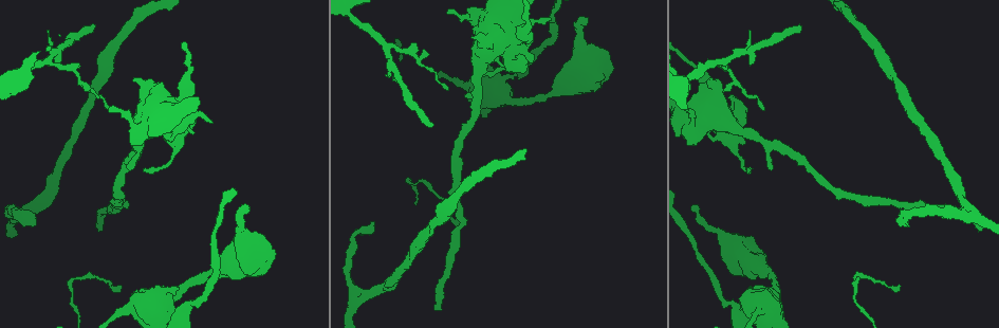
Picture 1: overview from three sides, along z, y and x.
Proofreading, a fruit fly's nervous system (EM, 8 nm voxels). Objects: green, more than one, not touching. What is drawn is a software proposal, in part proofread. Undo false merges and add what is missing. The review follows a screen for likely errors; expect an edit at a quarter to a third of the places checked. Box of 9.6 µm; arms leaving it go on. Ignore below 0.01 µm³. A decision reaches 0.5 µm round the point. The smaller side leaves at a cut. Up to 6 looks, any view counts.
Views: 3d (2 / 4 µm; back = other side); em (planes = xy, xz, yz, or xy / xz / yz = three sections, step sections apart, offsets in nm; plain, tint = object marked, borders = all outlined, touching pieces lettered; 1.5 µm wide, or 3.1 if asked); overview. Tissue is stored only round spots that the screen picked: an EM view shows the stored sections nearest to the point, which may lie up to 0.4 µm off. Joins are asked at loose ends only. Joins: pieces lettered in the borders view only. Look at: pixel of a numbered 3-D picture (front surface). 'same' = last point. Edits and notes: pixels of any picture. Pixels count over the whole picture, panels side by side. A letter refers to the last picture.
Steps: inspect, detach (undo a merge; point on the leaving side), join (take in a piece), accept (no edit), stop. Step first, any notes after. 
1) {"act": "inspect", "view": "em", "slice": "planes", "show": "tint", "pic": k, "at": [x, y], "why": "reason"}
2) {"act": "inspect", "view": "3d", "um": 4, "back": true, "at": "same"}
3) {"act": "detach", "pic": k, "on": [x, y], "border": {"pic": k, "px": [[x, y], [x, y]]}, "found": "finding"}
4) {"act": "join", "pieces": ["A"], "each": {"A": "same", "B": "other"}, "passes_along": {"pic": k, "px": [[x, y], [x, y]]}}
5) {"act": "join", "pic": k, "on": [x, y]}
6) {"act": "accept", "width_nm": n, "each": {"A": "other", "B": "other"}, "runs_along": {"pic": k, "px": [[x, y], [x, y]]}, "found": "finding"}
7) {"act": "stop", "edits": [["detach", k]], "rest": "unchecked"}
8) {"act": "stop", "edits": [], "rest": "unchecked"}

{"act": "inspect", "view": "em", "slice": "planes", "show": "borders", "pic": 1, "at": [136, 128]}

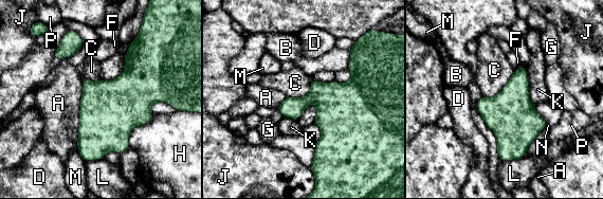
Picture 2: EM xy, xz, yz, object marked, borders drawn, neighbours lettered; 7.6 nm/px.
{"act": "accept", "each": {"A": "other", "B": "other", "C": "other", "D": "other", "F": "other", "G": "other", "H": "other", "J": "other", "K": "other", "L": "other", "M": "other", "N": "other", "P": "other"}, "found": "one cell here"}

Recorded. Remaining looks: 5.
{"act": "inspect", "view": "3d", "um": 2, "pic": 1, "at": [430, 125], "why": "branch stops here"}

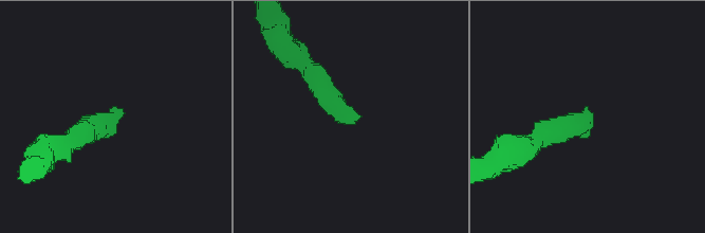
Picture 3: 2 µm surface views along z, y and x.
{"act": "inspect", "view": "em", "slice": "yz", "step": 4, "show": "plain", "pic": 3, "at": [120, 109]}

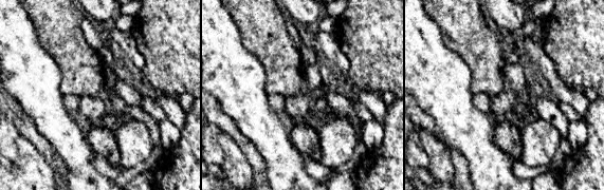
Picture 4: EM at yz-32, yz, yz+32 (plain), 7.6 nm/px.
{"act": "inspect", "view": "em", "slice": "yz", "step": 4, "show": "borders", "at": "same"}

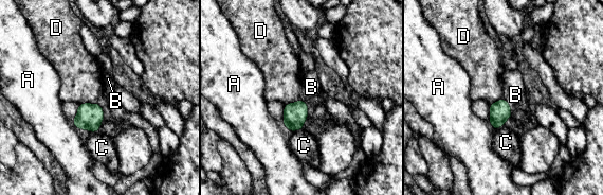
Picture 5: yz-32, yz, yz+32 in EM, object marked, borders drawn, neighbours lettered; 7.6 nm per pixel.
{"act": "join", "pieces": ["B"], "width_nm": 140, "each": {"A": "other", "B": "same", "C": "other", "D": "other"}, "passes_along": {"pic": 5, "px": [[500, 111], [509, 105], [515, 94]]}, "found": "it goes on there"}

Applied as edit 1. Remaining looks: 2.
{"act": "inspect", "view": "em", "slice": "planes", "show": "borders", "pic": 1, "at": [188, 304], "why": "sudden change in width"}

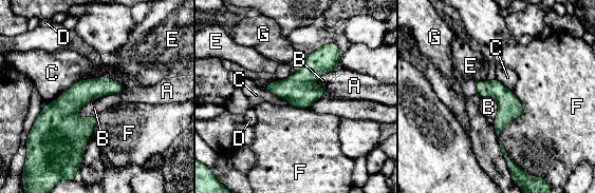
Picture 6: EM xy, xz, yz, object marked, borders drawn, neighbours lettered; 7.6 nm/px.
{"act": "accept", "each": {"A": "other", "B": "other", "C": "other", "D": "other", "E": "other", "F": "other", "G": "other"}, "border": {"pic": 6, "px": [[125, 89], [87, 78], [50, 103]]}, "found": "continuous, no second cell"}

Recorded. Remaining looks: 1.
{"act": "stop", "edits": [["join", 5]], "rest": "unchecked"}

